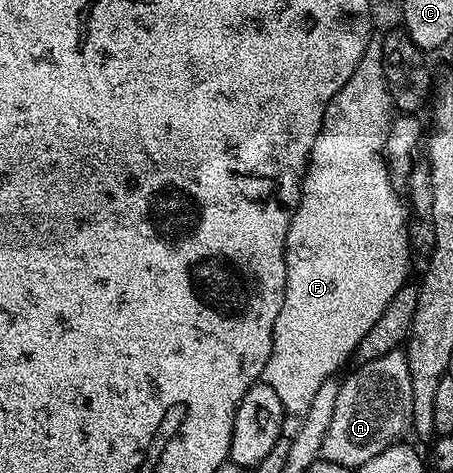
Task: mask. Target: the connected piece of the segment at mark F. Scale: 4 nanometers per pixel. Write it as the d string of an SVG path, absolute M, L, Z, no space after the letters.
M378 38L367 40L367 48L361 57L361 61L353 69L353 77L345 81L345 85L335 95L334 99L325 109L323 114L323 127L317 133L317 141L311 150L311 157L307 161L307 173L303 176L303 189L299 192L299 204L295 206L295 212L289 225L289 233L285 237L285 265L287 266L287 280L285 281L285 297L281 305L281 313L277 313L277 321L273 325L273 337L271 338L271 356L263 370L263 379L271 385L271 394L294 417L302 417L309 409L313 396L326 379L336 374L335 370L352 358L358 343L375 322L386 311L391 298L397 293L400 286L408 282L407 274L411 271L411 235L407 232L408 208L404 200L399 200L400 192L391 184L391 175L387 172L387 160L385 148L387 145L387 128L393 118L391 95L387 91L387 82L383 76L383 45Z

